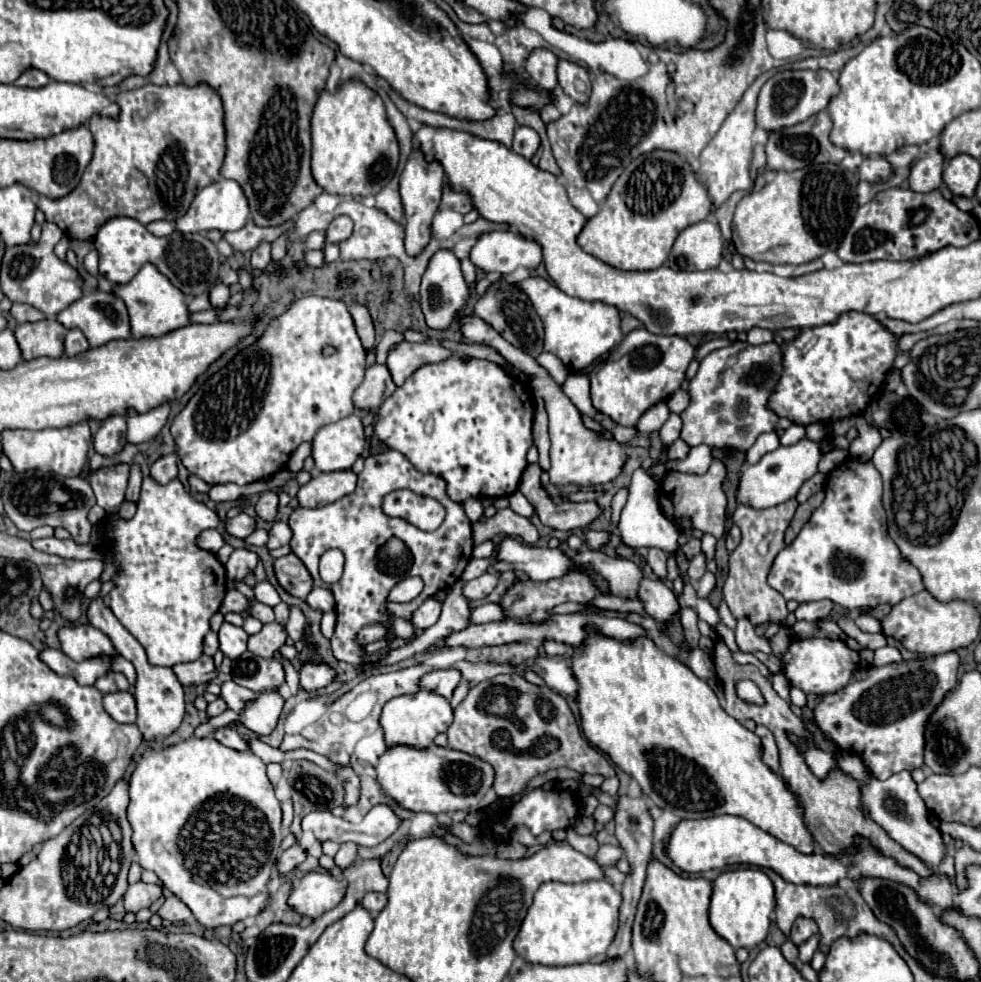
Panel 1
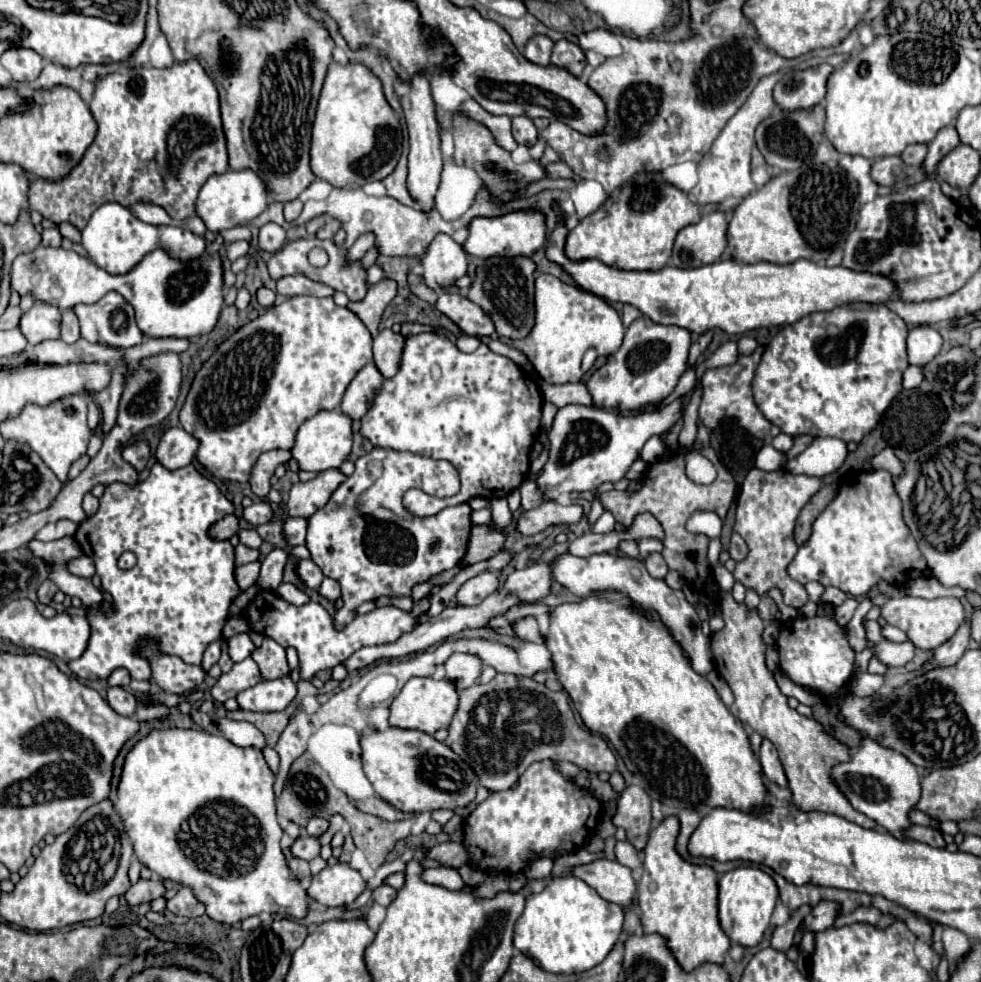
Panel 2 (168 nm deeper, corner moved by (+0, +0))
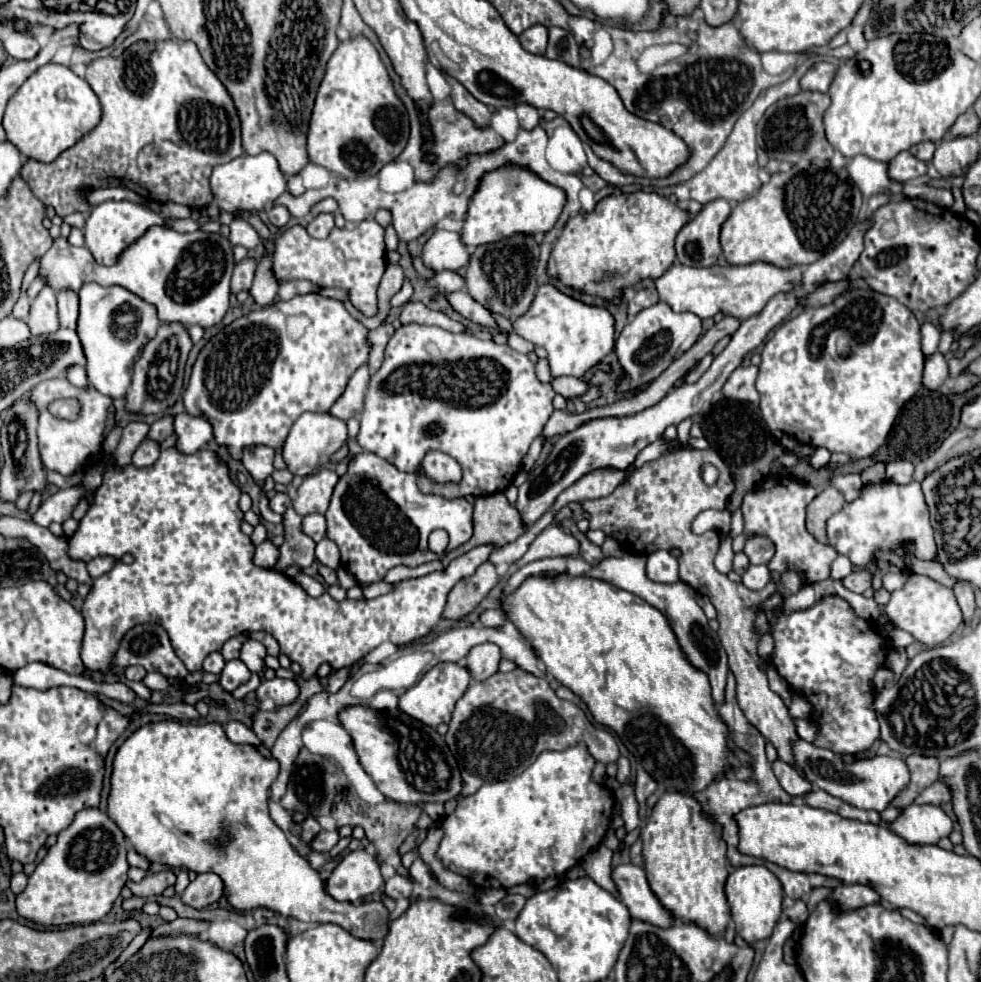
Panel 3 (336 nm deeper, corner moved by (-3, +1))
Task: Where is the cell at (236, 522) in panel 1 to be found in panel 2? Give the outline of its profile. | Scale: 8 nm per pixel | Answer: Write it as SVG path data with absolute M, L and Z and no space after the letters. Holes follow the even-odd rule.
M258 501L258 503L252 503L250 507L244 509L244 519L250 521L252 525L262 525L262 523L270 521L272 515L274 515L274 511L268 501Z

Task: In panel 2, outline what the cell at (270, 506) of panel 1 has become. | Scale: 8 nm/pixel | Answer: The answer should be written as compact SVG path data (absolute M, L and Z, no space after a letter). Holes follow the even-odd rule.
M276 449L276 451L266 451L258 457L254 469L252 469L252 475L250 475L250 487L252 491L258 495L258 497L266 497L268 491L270 491L270 477L274 475L274 469L280 465L280 463L288 463L290 461L290 451L282 451L282 449Z

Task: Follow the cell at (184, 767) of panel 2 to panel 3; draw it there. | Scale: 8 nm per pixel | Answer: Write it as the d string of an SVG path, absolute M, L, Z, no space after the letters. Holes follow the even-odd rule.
M163 720L163 722L151 722L141 726L137 732L133 732L123 746L117 750L115 762L113 762L113 776L111 776L111 794L109 794L109 806L107 812L111 816L111 820L121 828L121 832L125 834L125 838L131 842L131 846L145 856L149 862L157 862L169 868L185 868L185 870L193 870L195 874L203 874L203 872L215 872L221 880L223 880L223 894L229 902L229 906L237 912L249 912L255 908L269 908L273 912L279 912L281 916L293 916L301 922L331 922L337 924L341 928L345 928L347 932L351 932L357 938L365 938L365 940L383 940L387 930L389 930L389 912L381 902L363 902L359 906L351 904L351 902L337 902L333 900L327 892L325 892L325 882L321 880L321 876L309 866L309 862L305 858L301 858L293 846L289 844L285 832L271 820L267 804L269 804L269 788L275 782L279 774L279 762L275 758L265 758L259 754L257 748L253 746L239 746L239 744L231 744L223 726L209 722L209 724L183 724L183 722L175 722L175 720Z

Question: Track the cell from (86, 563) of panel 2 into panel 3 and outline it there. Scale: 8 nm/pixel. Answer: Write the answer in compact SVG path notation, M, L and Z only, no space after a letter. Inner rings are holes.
M103 556L103 558L93 558L91 562L87 562L87 570L91 574L91 578L99 578L101 574L109 572L115 564L115 558L109 558L109 556Z

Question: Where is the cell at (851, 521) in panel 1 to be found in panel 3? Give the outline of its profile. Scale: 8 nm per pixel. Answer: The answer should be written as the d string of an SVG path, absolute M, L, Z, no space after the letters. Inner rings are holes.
M883 480L863 486L861 494L853 502L847 502L827 520L827 538L829 546L835 548L837 554L845 554L857 570L863 570L873 562L875 550L897 552L899 548L907 548L919 560L933 560L937 552L919 482L897 484Z

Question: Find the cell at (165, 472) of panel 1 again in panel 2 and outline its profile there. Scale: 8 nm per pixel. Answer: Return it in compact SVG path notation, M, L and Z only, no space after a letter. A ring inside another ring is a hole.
M170 427L160 437L156 457L166 469L174 471L174 469L190 465L196 455L196 449L198 449L196 437L186 433L182 427Z

